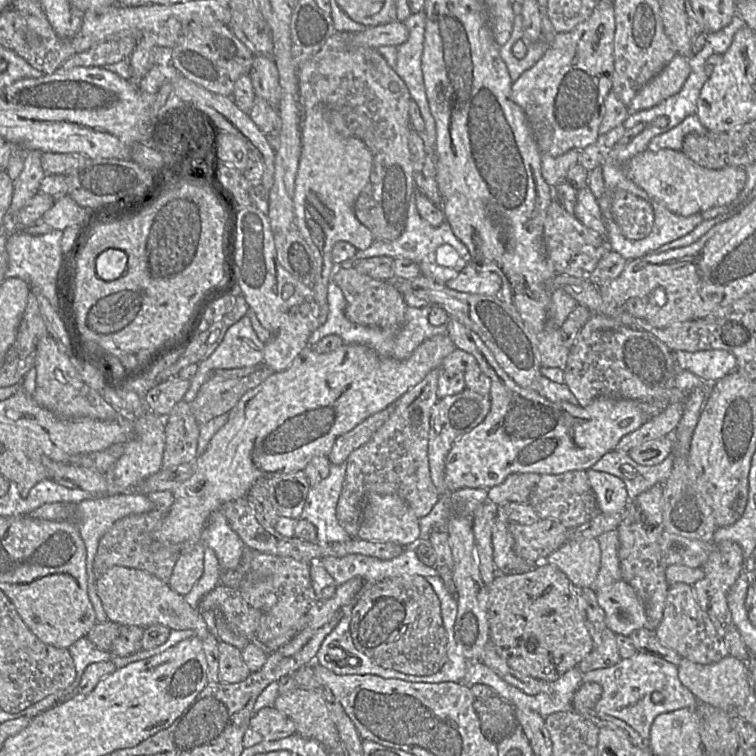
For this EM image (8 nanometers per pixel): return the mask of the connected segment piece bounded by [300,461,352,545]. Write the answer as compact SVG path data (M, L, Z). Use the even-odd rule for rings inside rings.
M346 461L337 465L330 463L329 475L317 485L310 486L309 488L300 519L308 520L316 527L318 544L327 545L329 543L345 542L352 539L337 519L337 504L345 476Z

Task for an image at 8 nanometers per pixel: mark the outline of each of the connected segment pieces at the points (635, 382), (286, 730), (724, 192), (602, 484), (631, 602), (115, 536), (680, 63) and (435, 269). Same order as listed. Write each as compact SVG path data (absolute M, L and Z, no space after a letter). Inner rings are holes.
M592 313L569 349L564 384L582 407L599 397L637 401L669 397L669 403L674 403L683 401L682 393L675 387L677 368L673 352L652 334Z
M266 707L254 713L250 719L250 728L267 741L280 740L296 733L295 723L274 707Z
M671 149L638 153L625 163L624 171L632 182L647 193L650 200L661 202L667 209L682 216L734 205L746 183L743 168L704 168L683 152Z
M593 469L587 470L589 483L604 514L624 513L630 502L622 479Z
M624 580L599 589L597 601L605 612L606 627L615 634L629 636L635 630L648 627L643 602Z
M152 510L118 519L99 541L93 564L95 583L97 578L113 566L144 570L168 583L181 552L173 545L153 540L153 532L161 524L164 515Z
M676 55L635 95L628 106L630 113L649 109L678 93L691 72L689 59Z
M411 202L408 212L408 219L404 232L399 238L390 242L373 241L372 245L365 250L357 250L353 258L338 266L354 265L359 260L388 256L392 258L406 258L417 263L421 274L439 283L446 283L458 276L460 271L471 262L471 255L468 248L454 235L451 226L447 221L440 226L432 226L419 215L415 202Z

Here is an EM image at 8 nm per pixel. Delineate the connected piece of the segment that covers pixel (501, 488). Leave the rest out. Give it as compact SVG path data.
M515 473L509 475L499 485L488 489L488 501L502 504L508 501L528 503L530 494L540 480L537 473Z

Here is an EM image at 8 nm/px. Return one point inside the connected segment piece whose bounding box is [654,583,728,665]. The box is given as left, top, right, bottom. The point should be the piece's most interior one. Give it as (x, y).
(685, 628)

